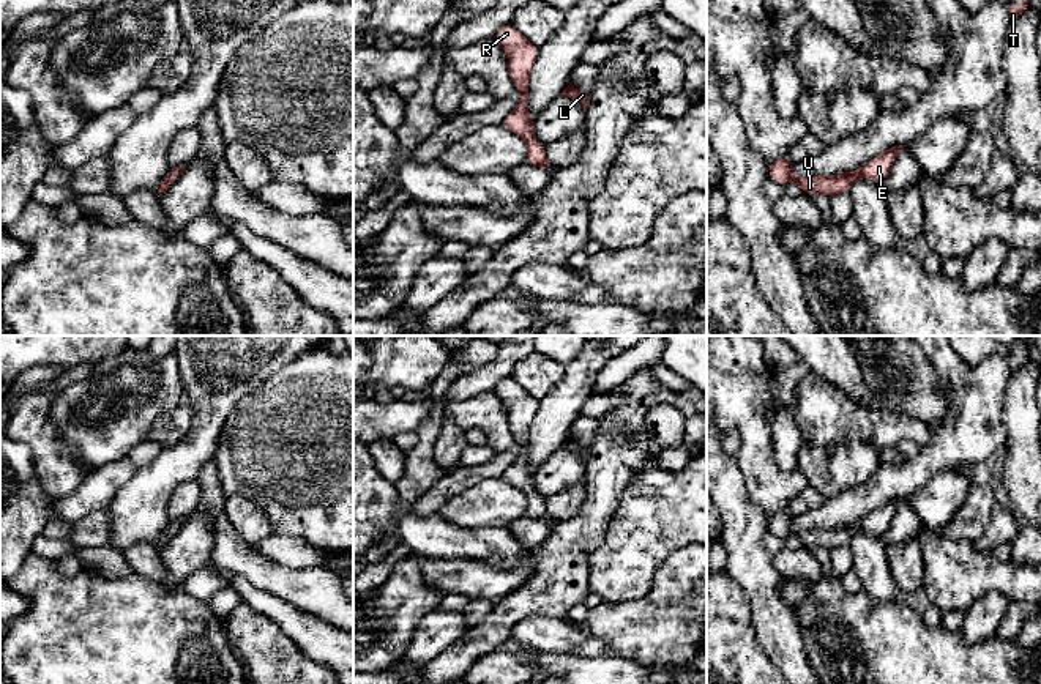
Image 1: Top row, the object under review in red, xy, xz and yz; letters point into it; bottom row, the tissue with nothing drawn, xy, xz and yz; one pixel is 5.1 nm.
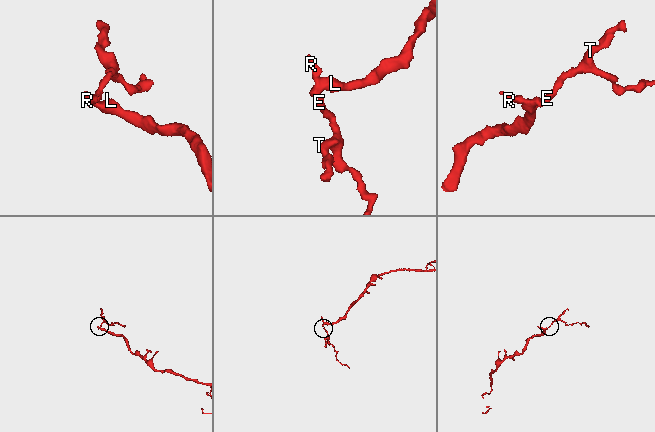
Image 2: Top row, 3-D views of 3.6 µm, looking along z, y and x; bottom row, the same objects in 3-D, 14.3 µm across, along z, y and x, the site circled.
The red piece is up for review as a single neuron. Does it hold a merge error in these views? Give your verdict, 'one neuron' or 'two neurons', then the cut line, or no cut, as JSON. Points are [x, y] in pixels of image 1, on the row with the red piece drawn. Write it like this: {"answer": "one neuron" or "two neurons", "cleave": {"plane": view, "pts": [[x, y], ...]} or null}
{"answer": "one neuron", "cleave": null}

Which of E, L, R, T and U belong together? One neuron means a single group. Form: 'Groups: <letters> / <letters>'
Groups: E L R T U

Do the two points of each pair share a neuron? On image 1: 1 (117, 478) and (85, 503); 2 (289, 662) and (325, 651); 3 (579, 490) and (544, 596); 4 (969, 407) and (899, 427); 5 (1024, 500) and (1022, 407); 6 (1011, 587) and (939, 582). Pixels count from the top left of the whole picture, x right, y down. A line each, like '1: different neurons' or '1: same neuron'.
1: same neuron
2: different neurons
3: different neurons
4: different neurons
5: same neuron
6: same neuron

